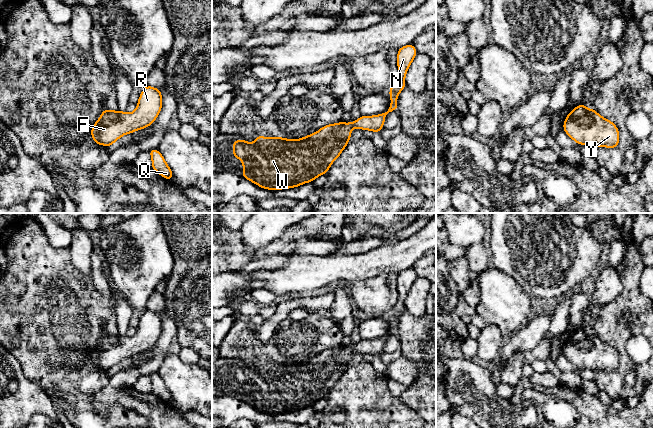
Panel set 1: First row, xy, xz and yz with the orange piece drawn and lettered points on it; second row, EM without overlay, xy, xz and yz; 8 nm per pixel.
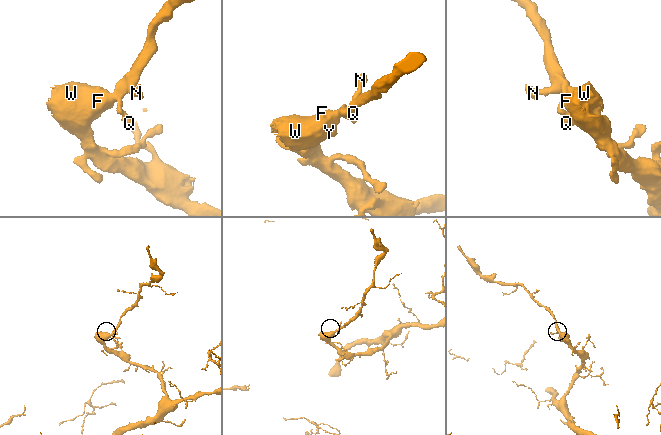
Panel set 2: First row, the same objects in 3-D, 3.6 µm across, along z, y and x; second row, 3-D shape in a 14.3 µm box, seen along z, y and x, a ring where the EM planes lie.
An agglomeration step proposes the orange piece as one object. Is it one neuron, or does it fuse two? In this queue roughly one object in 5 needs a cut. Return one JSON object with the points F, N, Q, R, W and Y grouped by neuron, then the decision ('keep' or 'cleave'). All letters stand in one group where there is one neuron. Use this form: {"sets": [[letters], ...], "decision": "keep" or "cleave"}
{"sets": [["F", "N", "Q", "R", "W", "Y"]], "decision": "keep"}

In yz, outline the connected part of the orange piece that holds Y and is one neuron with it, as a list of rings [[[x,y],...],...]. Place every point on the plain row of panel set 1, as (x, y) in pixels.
[[[585,328],[575,331],[567,340],[563,348],[565,357],[577,368],[616,372],[619,368],[619,354],[608,343],[599,339],[595,333],[588,333]]]

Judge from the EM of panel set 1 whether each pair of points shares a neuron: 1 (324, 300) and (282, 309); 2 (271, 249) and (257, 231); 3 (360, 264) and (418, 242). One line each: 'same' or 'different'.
1: same
2: different
3: same

